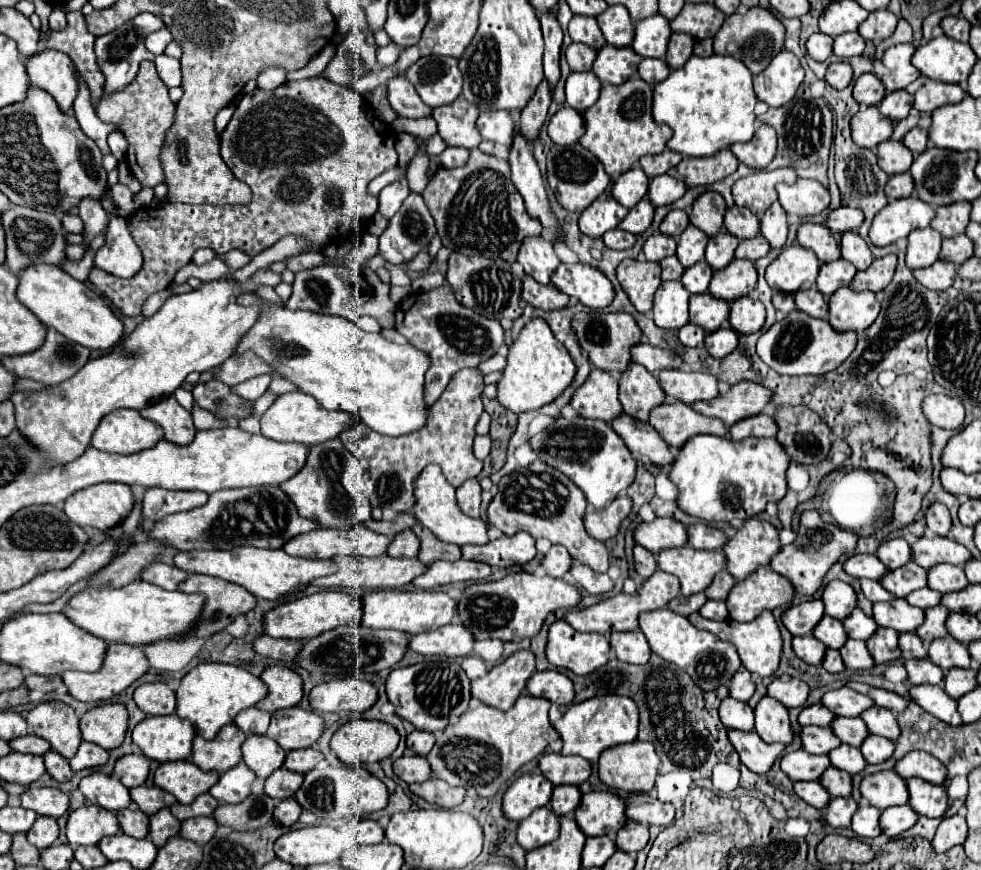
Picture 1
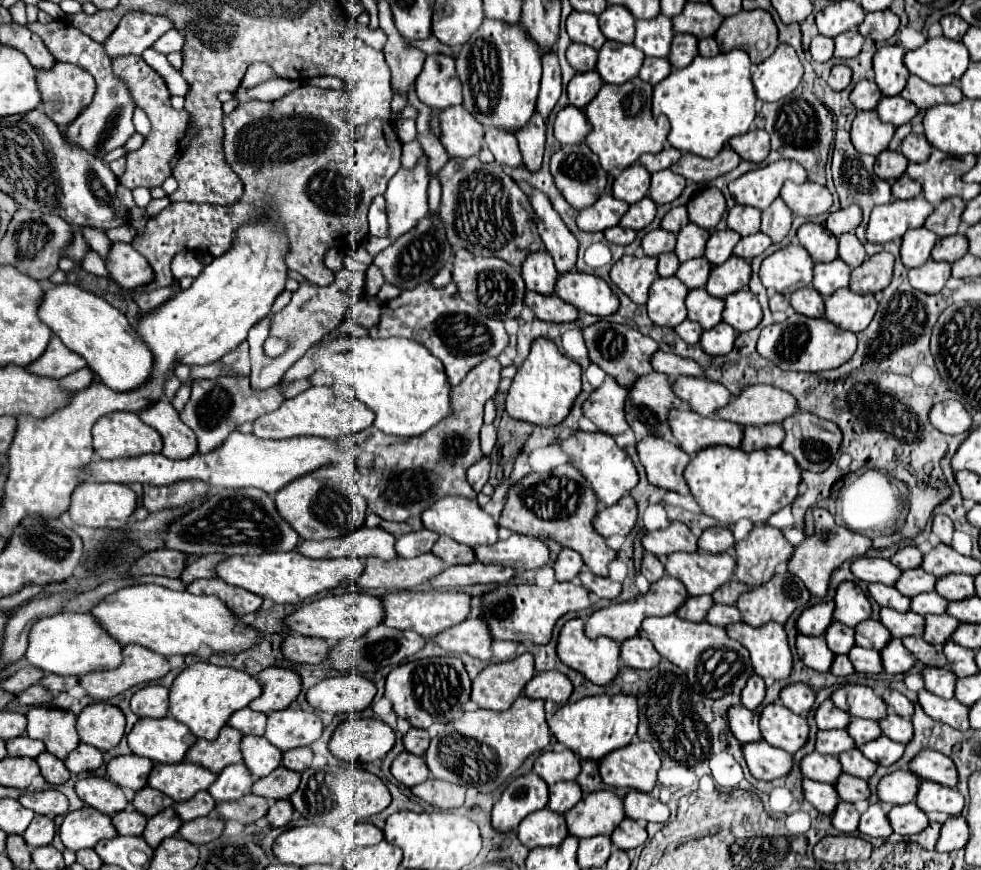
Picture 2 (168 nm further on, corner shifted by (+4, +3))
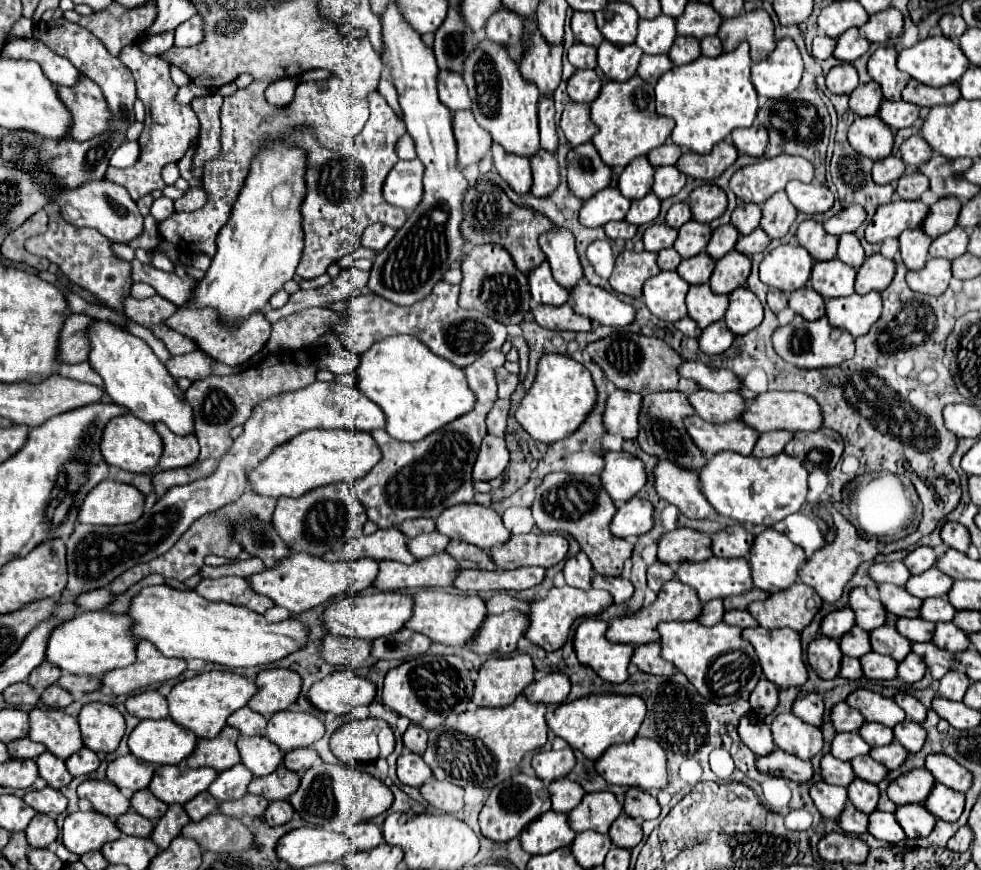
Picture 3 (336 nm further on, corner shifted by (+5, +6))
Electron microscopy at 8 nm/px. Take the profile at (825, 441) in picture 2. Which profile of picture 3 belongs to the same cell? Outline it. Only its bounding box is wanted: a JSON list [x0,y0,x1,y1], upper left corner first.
[786,427,842,473]

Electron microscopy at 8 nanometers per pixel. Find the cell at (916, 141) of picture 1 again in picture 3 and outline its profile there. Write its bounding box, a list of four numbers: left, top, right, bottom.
[900,137,932,167]

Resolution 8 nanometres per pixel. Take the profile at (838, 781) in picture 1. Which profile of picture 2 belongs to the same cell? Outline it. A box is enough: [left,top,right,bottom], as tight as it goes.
[835,774,871,802]

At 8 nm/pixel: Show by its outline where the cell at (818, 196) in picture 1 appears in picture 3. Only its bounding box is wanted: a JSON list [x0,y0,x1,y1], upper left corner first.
[786,181,834,213]

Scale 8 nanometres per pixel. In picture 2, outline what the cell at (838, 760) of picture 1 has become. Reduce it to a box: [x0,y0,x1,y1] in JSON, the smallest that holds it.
[839,750,877,780]

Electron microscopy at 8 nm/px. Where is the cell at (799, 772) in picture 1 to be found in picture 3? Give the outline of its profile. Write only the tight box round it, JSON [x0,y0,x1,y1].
[820,753,854,787]

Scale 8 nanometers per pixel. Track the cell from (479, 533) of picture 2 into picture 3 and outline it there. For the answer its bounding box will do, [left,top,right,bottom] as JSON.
[436,503,510,549]

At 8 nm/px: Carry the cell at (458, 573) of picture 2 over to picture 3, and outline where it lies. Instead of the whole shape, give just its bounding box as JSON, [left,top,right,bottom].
[454,567,544,591]

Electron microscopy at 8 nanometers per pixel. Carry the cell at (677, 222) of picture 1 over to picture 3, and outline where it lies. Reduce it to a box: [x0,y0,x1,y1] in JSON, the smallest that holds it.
[666,203,690,229]

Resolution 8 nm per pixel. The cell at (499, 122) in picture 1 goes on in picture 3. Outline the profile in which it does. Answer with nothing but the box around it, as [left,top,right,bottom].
[492,143,532,193]

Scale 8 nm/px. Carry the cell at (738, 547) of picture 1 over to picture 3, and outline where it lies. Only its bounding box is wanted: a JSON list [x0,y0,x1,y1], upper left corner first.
[748,527,806,593]

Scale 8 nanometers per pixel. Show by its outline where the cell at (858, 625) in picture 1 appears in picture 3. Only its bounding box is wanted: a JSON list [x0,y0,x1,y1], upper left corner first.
[870,625,910,661]

